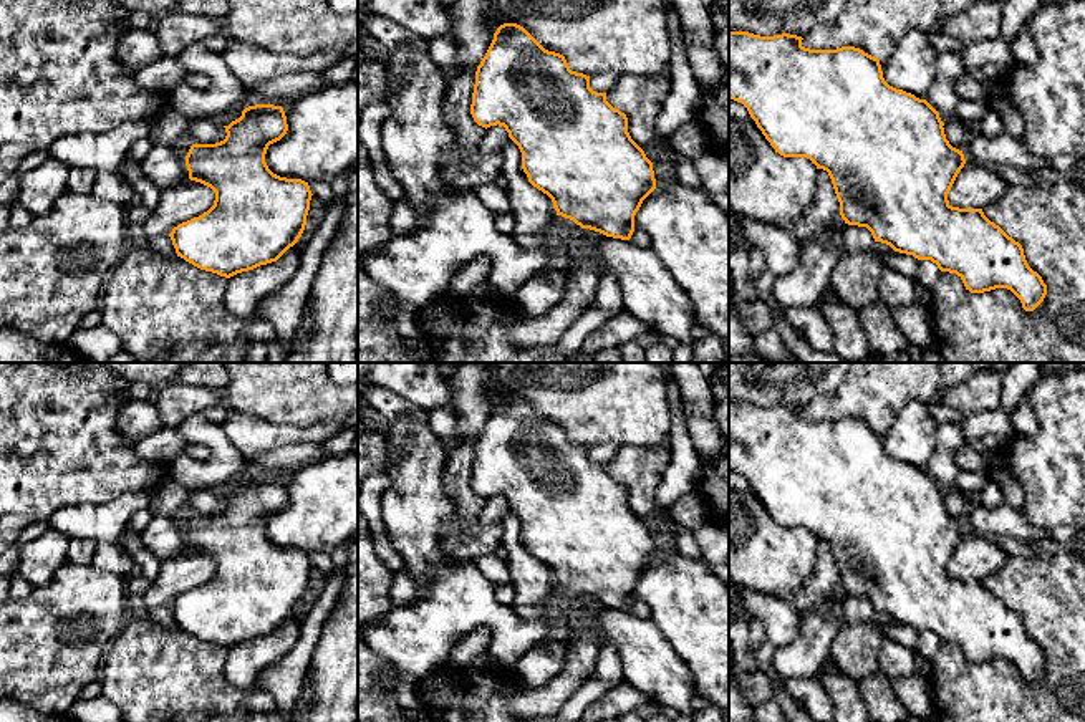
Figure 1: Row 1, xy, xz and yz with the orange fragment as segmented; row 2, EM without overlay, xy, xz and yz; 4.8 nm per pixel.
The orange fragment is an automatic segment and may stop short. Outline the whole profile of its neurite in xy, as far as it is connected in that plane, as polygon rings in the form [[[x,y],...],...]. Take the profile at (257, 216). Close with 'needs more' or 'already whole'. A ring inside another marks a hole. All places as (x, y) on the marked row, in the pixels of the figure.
[[[255,104],[215,144],[184,141],[189,179],[215,192],[214,205],[169,233],[177,257],[230,278],[277,262],[301,237],[311,190],[301,179],[273,174],[265,154],[287,131],[282,106]]] | needs more

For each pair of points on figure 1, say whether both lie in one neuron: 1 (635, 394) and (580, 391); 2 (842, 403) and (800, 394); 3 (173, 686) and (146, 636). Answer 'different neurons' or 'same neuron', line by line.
1: same neuron
2: different neurons
3: same neuron

